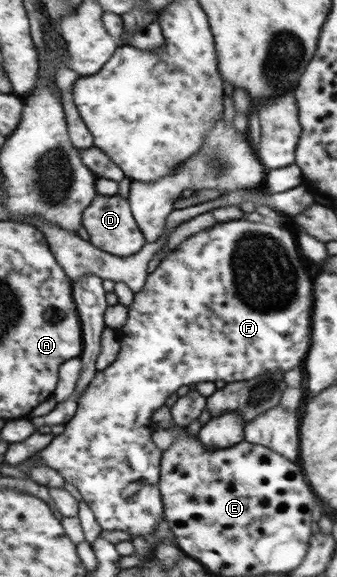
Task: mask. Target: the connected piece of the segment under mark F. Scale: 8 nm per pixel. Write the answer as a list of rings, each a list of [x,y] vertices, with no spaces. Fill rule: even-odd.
[[[244,219],[233,220],[225,223],[217,223],[213,225],[213,227],[209,227],[205,229],[205,231],[199,231],[199,233],[195,233],[195,235],[191,235],[189,239],[185,239],[183,243],[179,243],[179,247],[177,249],[173,249],[173,251],[169,252],[165,255],[164,260],[157,266],[157,268],[150,274],[148,274],[145,285],[141,288],[141,291],[138,291],[134,295],[134,300],[132,304],[129,306],[129,313],[127,316],[127,321],[119,328],[119,345],[120,351],[115,358],[115,361],[109,367],[103,369],[103,371],[97,371],[91,383],[85,388],[82,396],[78,399],[78,406],[75,412],[75,416],[67,423],[65,426],[65,433],[61,433],[61,435],[57,435],[51,443],[49,443],[49,447],[45,447],[45,449],[41,449],[37,455],[35,455],[35,463],[33,463],[33,457],[31,459],[27,459],[27,461],[23,461],[23,463],[19,463],[17,465],[17,469],[19,471],[27,471],[27,469],[31,469],[31,467],[39,467],[39,465],[45,465],[45,467],[49,467],[49,469],[55,469],[61,474],[61,477],[64,478],[64,481],[67,483],[71,483],[71,485],[75,486],[79,492],[81,493],[85,503],[93,510],[94,516],[97,518],[97,522],[101,526],[103,530],[121,530],[127,531],[131,534],[131,537],[137,537],[137,535],[143,535],[144,537],[150,538],[153,533],[153,530],[157,530],[157,526],[161,523],[161,518],[164,517],[164,501],[163,501],[163,493],[160,491],[160,474],[163,473],[161,470],[161,455],[164,455],[163,451],[159,449],[159,447],[155,447],[153,445],[153,439],[151,439],[151,435],[153,435],[154,431],[151,429],[147,429],[152,421],[153,412],[157,411],[160,407],[165,405],[165,399],[169,397],[169,395],[173,395],[176,393],[176,390],[179,387],[183,387],[183,385],[193,385],[197,383],[203,383],[205,381],[225,381],[226,384],[235,383],[235,382],[245,382],[247,380],[256,378],[258,375],[264,374],[265,372],[280,372],[284,373],[286,371],[292,370],[293,367],[297,367],[297,365],[303,365],[303,359],[305,359],[305,355],[308,355],[308,351],[311,349],[312,345],[312,314],[315,312],[315,306],[313,305],[313,292],[315,291],[315,286],[311,283],[311,277],[307,275],[307,271],[305,271],[305,267],[303,267],[303,263],[301,263],[301,257],[299,257],[299,253],[297,253],[297,247],[295,247],[295,239],[293,239],[293,235],[289,233],[289,224],[284,221],[276,220],[270,223],[261,223],[255,221],[248,221]]]

